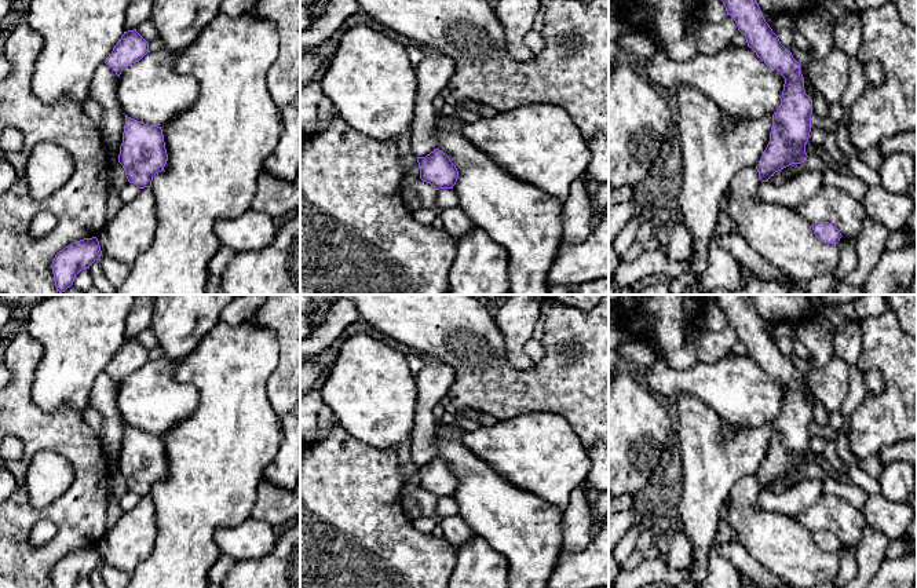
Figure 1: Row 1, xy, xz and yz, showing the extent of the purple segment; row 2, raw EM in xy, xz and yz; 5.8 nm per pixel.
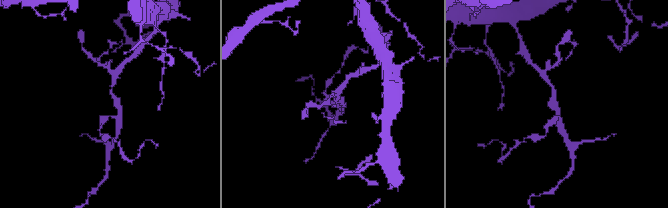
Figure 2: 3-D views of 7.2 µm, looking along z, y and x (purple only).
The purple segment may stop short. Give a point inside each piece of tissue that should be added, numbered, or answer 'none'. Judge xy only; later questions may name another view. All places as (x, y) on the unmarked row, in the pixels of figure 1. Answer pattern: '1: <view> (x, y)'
none

